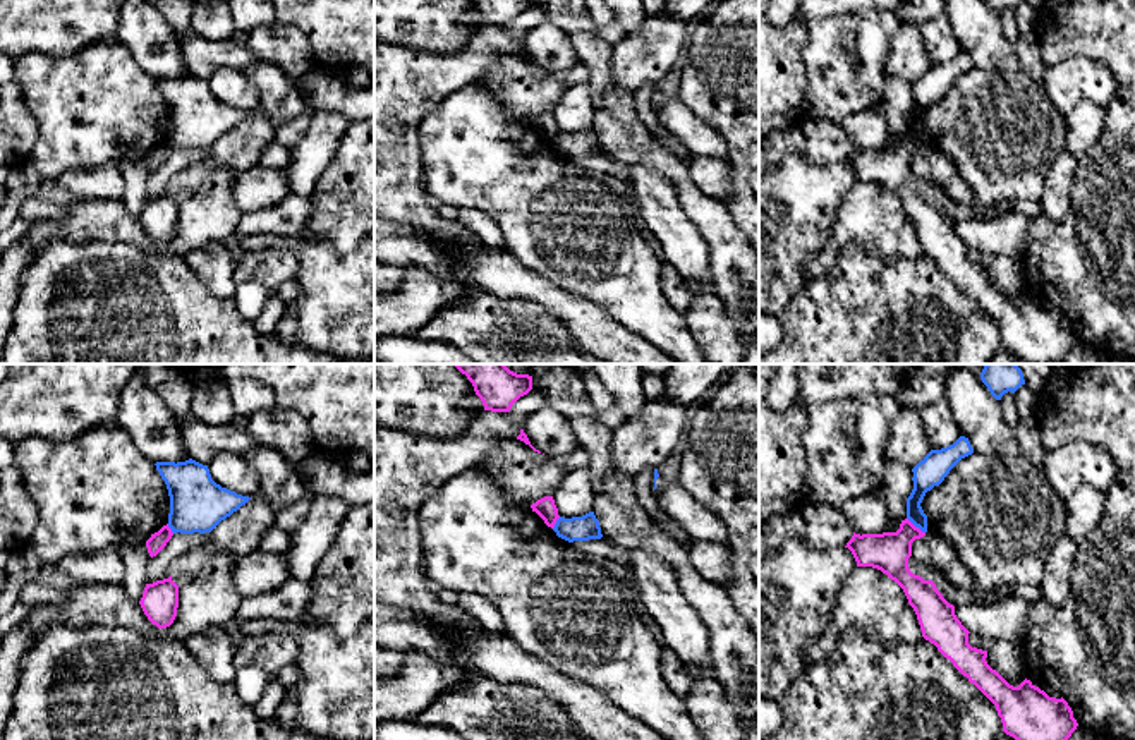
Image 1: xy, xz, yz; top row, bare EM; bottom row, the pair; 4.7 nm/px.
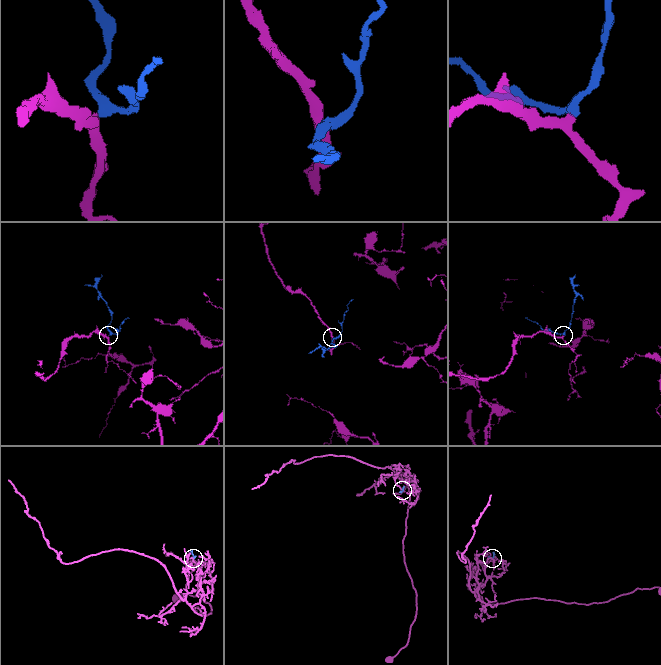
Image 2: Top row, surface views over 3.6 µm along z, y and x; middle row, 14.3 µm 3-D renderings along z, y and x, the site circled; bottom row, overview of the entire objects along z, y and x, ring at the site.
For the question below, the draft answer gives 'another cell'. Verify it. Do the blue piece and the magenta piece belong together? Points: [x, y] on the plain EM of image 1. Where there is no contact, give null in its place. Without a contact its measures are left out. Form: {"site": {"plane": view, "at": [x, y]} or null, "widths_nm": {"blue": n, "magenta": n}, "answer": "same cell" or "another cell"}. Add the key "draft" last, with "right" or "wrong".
{"site": {"plane": "yz", "at": [916, 141]}, "widths_nm": {"blue": 130, "magenta": 190}, "answer": "another cell", "draft": "right"}

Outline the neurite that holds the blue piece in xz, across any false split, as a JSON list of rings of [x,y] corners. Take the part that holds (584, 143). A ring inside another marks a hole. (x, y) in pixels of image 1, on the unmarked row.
[[[594,127],[572,134],[560,132],[553,146],[558,153],[568,158],[603,153],[599,136],[596,134]]]

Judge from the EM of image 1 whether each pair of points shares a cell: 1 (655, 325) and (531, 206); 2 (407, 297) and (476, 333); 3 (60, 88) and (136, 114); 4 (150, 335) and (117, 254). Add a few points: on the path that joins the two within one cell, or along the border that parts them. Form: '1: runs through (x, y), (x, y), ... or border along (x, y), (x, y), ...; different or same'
1: runs through (624, 294), (562, 232); same
2: border along (471, 291), (466, 297), (443, 306), (414, 335); different
3: runs through (79, 102), (117, 112); same
4: runs through (129, 315), (117, 303), (117, 275); same

